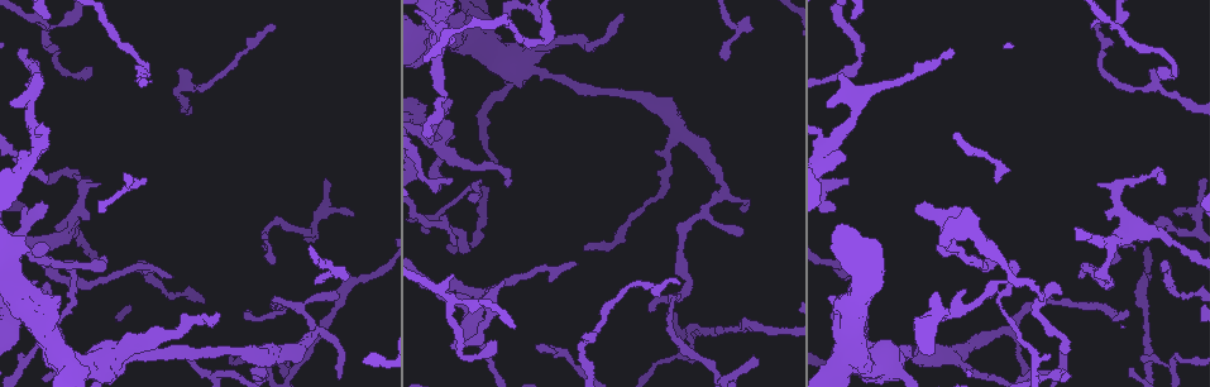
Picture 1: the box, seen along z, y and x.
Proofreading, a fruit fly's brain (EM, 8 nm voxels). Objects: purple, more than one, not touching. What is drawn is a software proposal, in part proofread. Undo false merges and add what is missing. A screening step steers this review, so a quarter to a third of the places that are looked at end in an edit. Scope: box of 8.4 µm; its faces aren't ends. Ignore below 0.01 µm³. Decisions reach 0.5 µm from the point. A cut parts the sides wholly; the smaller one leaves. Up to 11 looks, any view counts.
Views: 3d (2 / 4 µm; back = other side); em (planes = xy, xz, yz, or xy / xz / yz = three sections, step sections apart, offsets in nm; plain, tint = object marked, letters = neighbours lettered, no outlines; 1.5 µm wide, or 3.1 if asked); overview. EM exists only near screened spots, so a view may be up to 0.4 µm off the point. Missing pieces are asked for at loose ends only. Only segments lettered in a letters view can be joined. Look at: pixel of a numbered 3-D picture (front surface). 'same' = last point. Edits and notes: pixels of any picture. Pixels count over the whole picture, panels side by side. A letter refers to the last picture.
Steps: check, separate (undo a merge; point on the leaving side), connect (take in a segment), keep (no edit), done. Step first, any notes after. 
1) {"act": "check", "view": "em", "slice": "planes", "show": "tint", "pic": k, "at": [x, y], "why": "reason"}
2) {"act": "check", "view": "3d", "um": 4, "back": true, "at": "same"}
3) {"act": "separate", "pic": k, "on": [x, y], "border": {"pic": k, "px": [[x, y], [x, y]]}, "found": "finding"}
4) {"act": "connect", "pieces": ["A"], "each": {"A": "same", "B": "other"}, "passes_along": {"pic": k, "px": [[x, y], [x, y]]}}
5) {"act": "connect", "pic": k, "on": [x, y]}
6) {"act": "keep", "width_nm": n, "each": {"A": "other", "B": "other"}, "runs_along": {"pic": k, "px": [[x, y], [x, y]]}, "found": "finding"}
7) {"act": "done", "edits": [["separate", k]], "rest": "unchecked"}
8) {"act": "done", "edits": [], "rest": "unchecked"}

{"act": "check", "view": "em", "slice": "planes", "show": "tint", "pic": 1, "at": [455, 245], "why": "tapers out"}

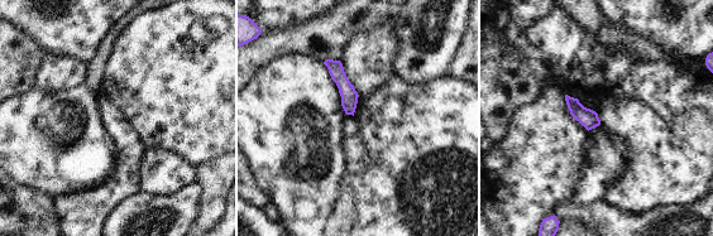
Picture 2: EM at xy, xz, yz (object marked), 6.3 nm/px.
{"act": "check", "view": "em", "slice": "planes", "show": "letters", "at": "same", "why": "what lies round it"}

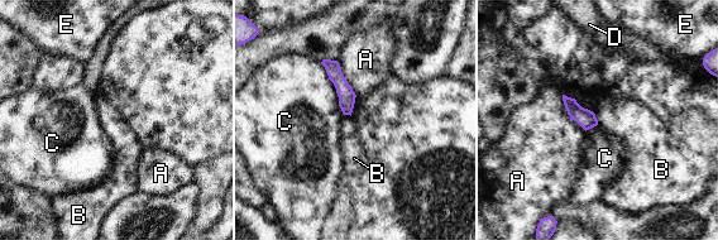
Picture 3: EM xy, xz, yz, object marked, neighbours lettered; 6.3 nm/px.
{"act": "keep", "width_nm": 110, "each": {"A": "other", "B": "other", "C": "other", "D": "other", "E": "other"}, "runs_along": {"pic": 3, "px": [[326, 62], [346, 95], [348, 111]]}, "found": "no lettered segment goes on from it"}

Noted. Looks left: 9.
{"act": "check", "view": "3d", "um": 2, "pic": 1, "at": [1163, 266], "why": "tapers out"}

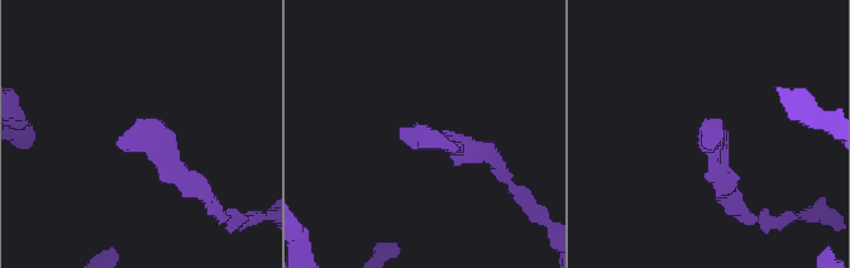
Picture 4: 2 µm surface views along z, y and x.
{"act": "check", "view": "em", "slice": "planes", "show": "letters", "pic": 4, "at": [401, 133]}

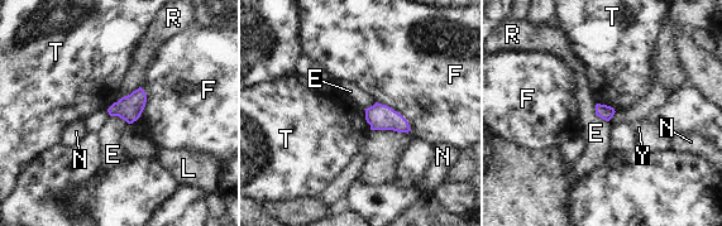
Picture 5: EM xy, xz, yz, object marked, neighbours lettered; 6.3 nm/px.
{"act": "keep", "longest_contact_nm": ["F", 300], "each": {"E": "other", "F": "other", "L": "other", "N": "other", "R": "other", "T": "other", "Y": "other"}, "border": {"pic": 5, "px": [[363, 109], [366, 121], [371, 129]]}, "found": "no lettered segment goes on from it"}

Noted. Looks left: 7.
{"act": "check", "view": "em", "slice": "yz", "step": 4, "show": "letters", "pic": 1, "at": [586, 250], "why": "tapers out"}

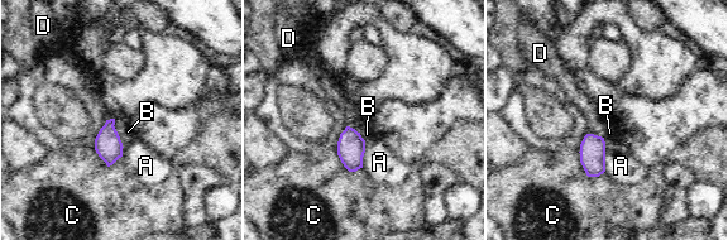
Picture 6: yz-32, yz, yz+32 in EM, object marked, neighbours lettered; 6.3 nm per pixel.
{"act": "check", "view": "em", "slice": "planes", "show": "letters", "at": "same", "why": "cut it another way"}

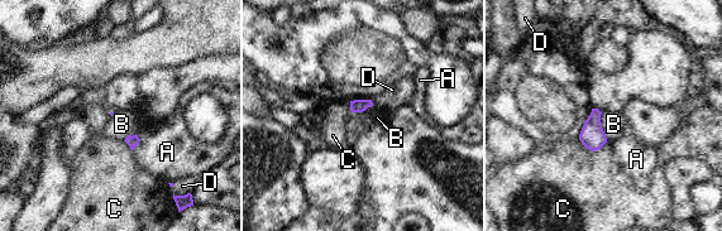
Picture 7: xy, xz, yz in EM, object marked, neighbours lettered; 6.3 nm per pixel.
{"act": "keep", "each": {"A": "other", "B": "other", "C": "other", "D": "other"}, "border": {"pic": 7, "px": [[601, 112], [601, 128], [607, 140]]}, "found": "none of them fits"}

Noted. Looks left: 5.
{"act": "check", "view": "em", "slice": "xz", "step": 4, "show": "letters", "pic": 1, "at": [510, 183], "why": "free end"}

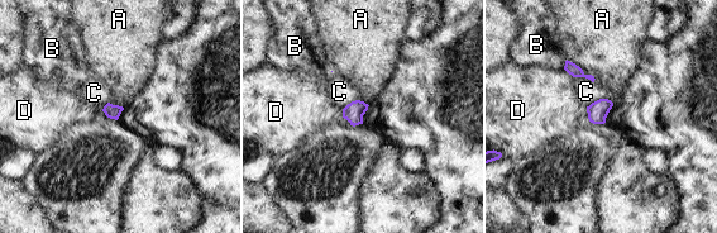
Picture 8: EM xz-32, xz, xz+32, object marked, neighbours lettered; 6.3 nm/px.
{"act": "check", "view": "em", "slice": "xy", "step": 8, "show": "letters", "at": "same", "why": "cut it another way"}

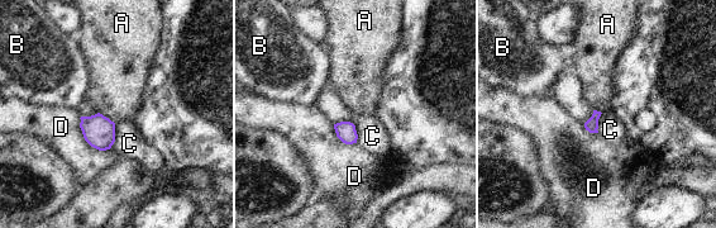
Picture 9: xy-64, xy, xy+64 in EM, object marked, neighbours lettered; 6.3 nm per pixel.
{"act": "keep", "longest_contact_nm": ["D", 280], "each": {"A": "other", "B": "other", "C": "other", "D": "other"}, "border": {"pic": 9, "px": [[80, 117], [82, 137], [109, 150]]}, "found": "none of them fits"}

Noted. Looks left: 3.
{"act": "done", "edits": [], "rest": "unchecked"}

